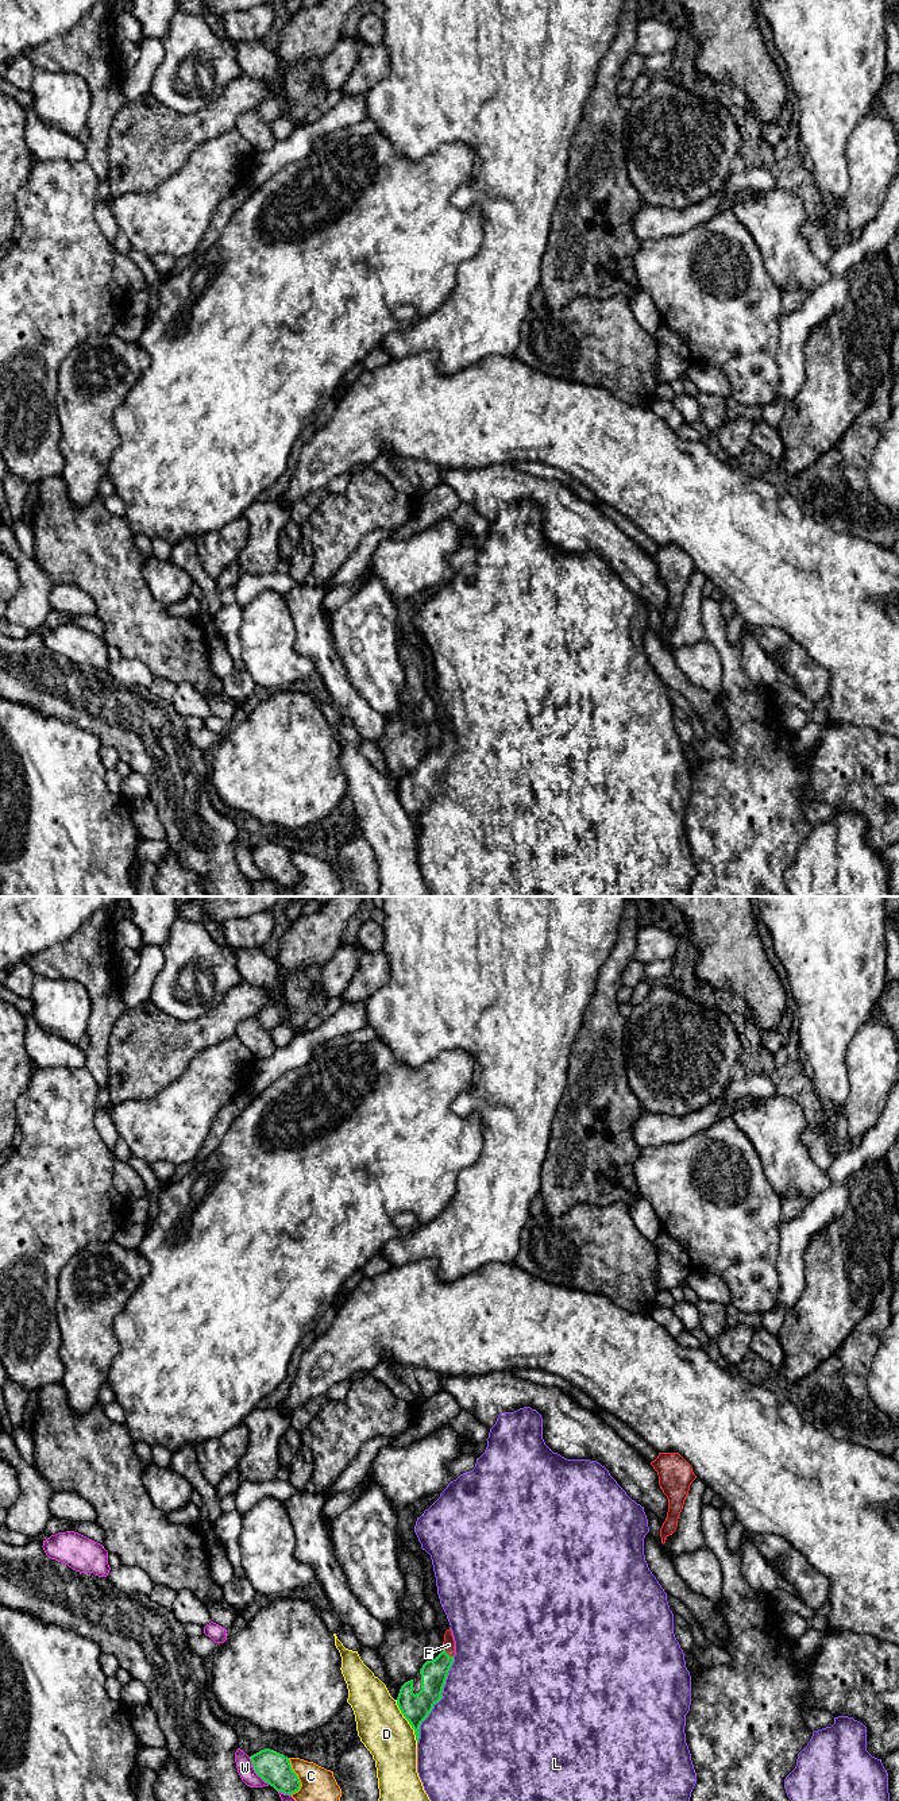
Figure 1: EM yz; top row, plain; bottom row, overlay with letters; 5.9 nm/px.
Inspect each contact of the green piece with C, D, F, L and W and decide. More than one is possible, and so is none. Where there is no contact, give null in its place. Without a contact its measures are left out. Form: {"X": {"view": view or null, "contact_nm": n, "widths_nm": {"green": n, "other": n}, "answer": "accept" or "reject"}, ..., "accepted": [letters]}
{"C": {"view": "yz", "contact_nm": 220, "widths_nm": {"green": 190, "other": 240}, "answer": "reject"}, "D": {"view": "yz", "contact_nm": 280, "widths_nm": {"green": 160, "other": 300}, "answer": "reject"}, "F": {"view": "yz", "contact_nm": 80, "widths_nm": {"green": 160, "other": 80}, "answer": "accept"}, "L": {"view": "yz", "contact_nm": 550, "widths_nm": {"green": 160, "other": 500}, "answer": "reject"}, "W": {"view": "yz", "contact_nm": 200, "widths_nm": {"green": 190, "other": 100}, "answer": "reject"}, "accepted": ["F"]}

